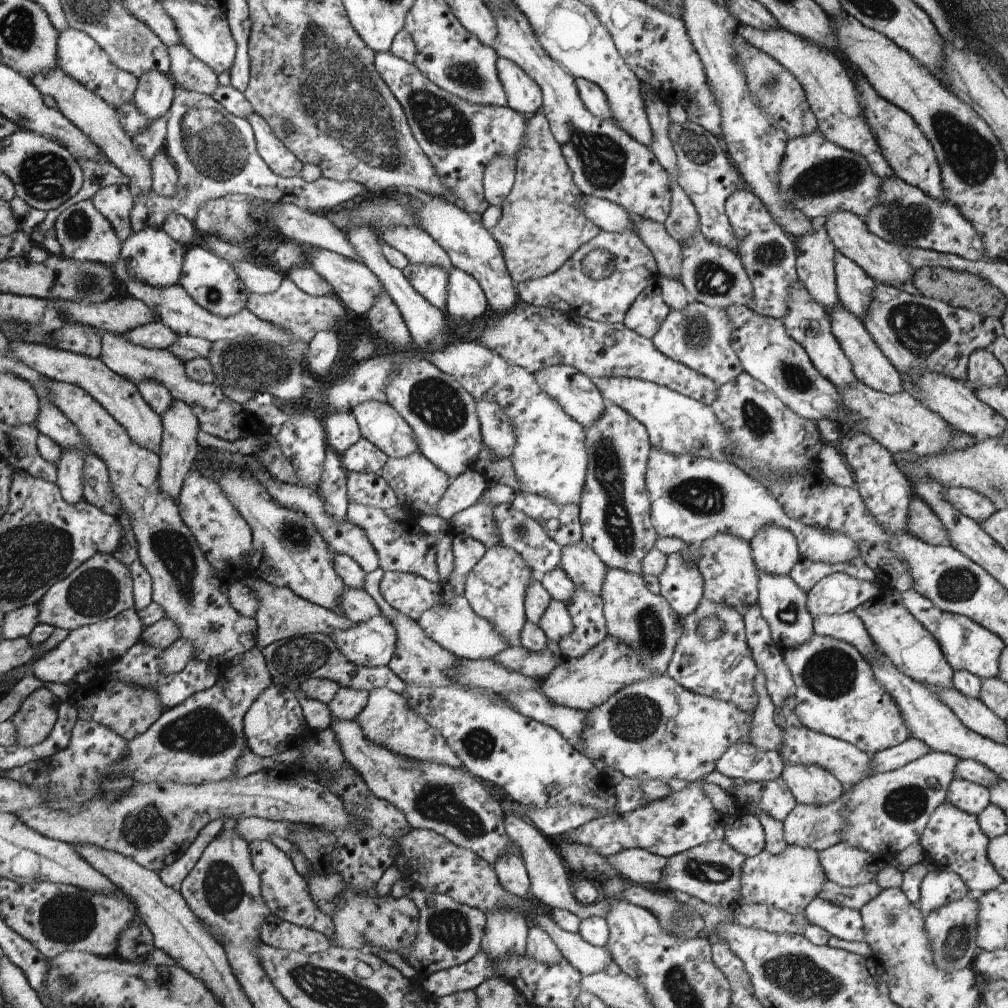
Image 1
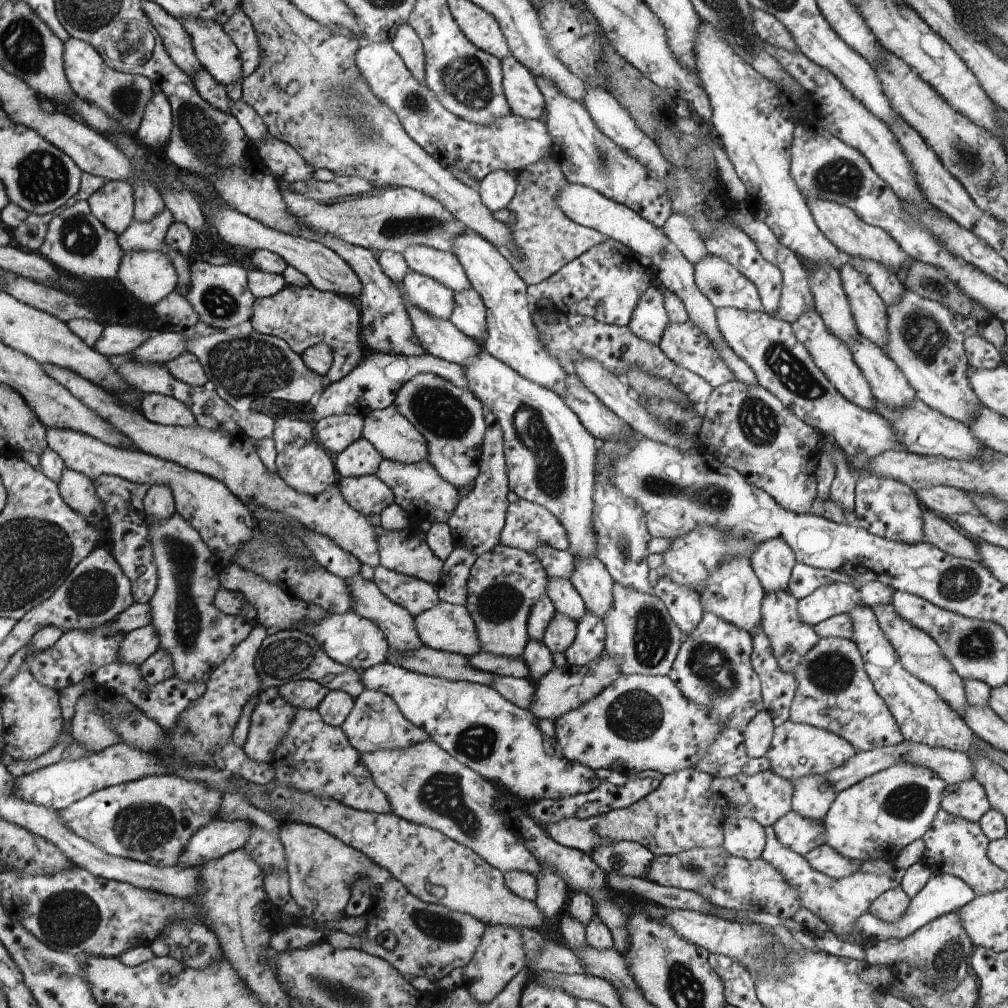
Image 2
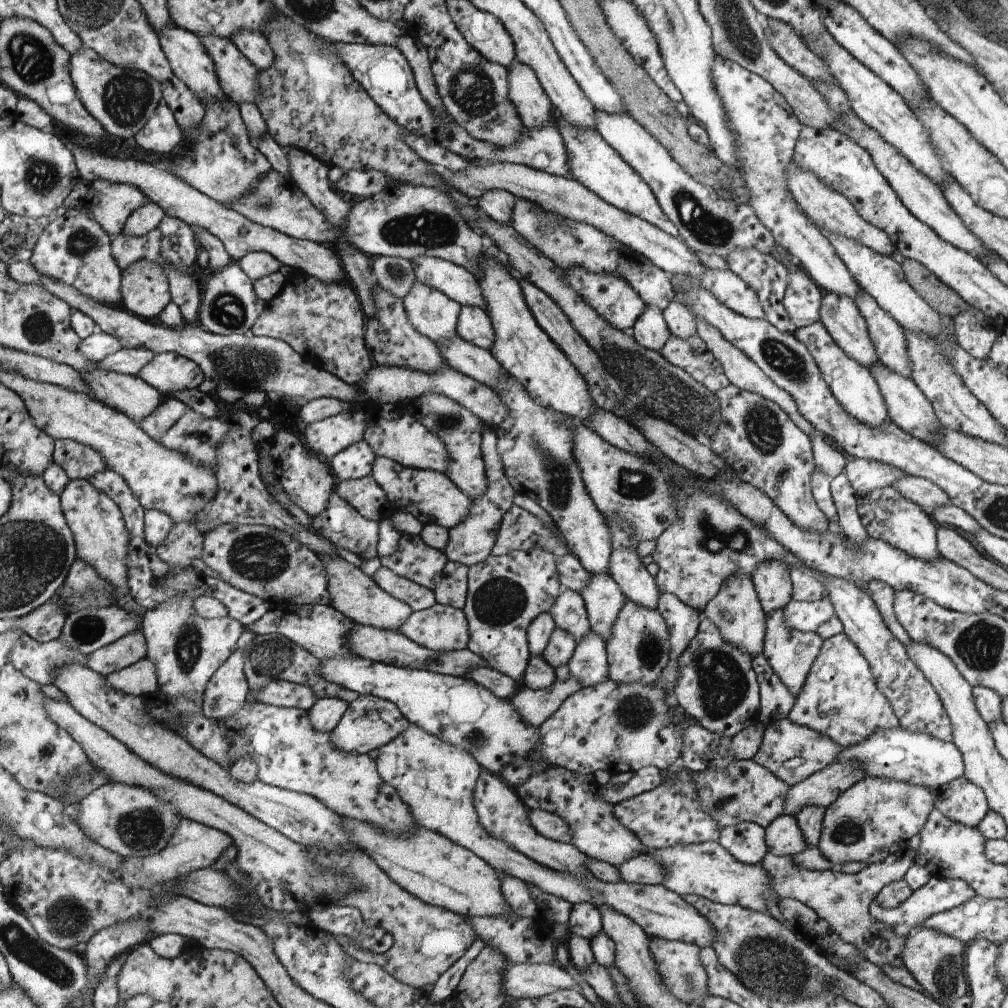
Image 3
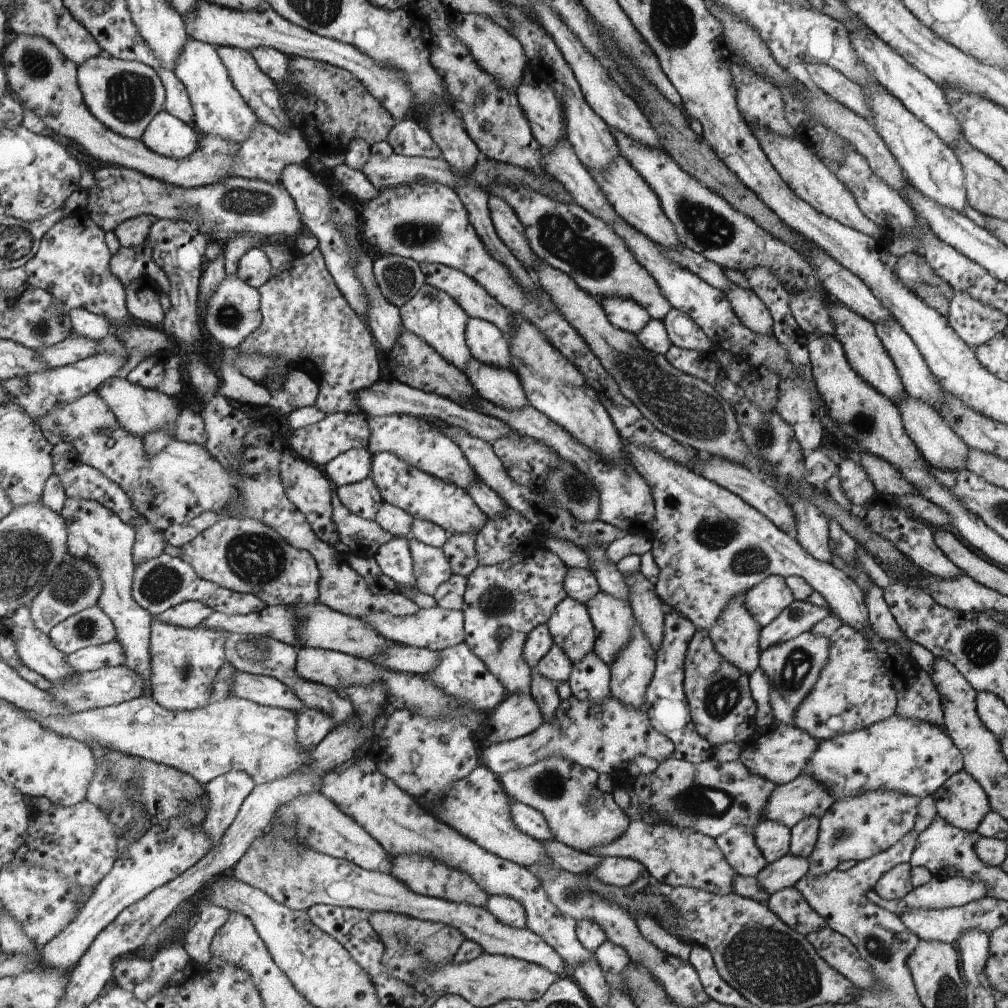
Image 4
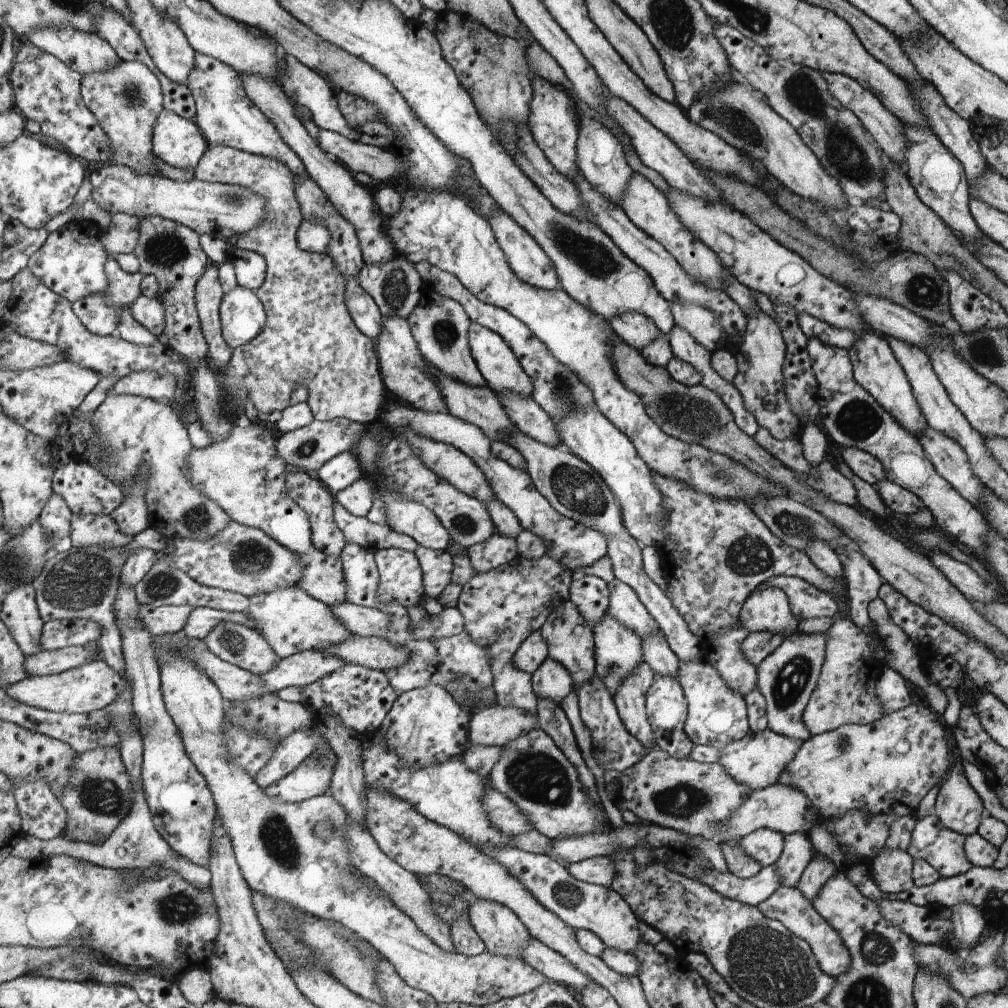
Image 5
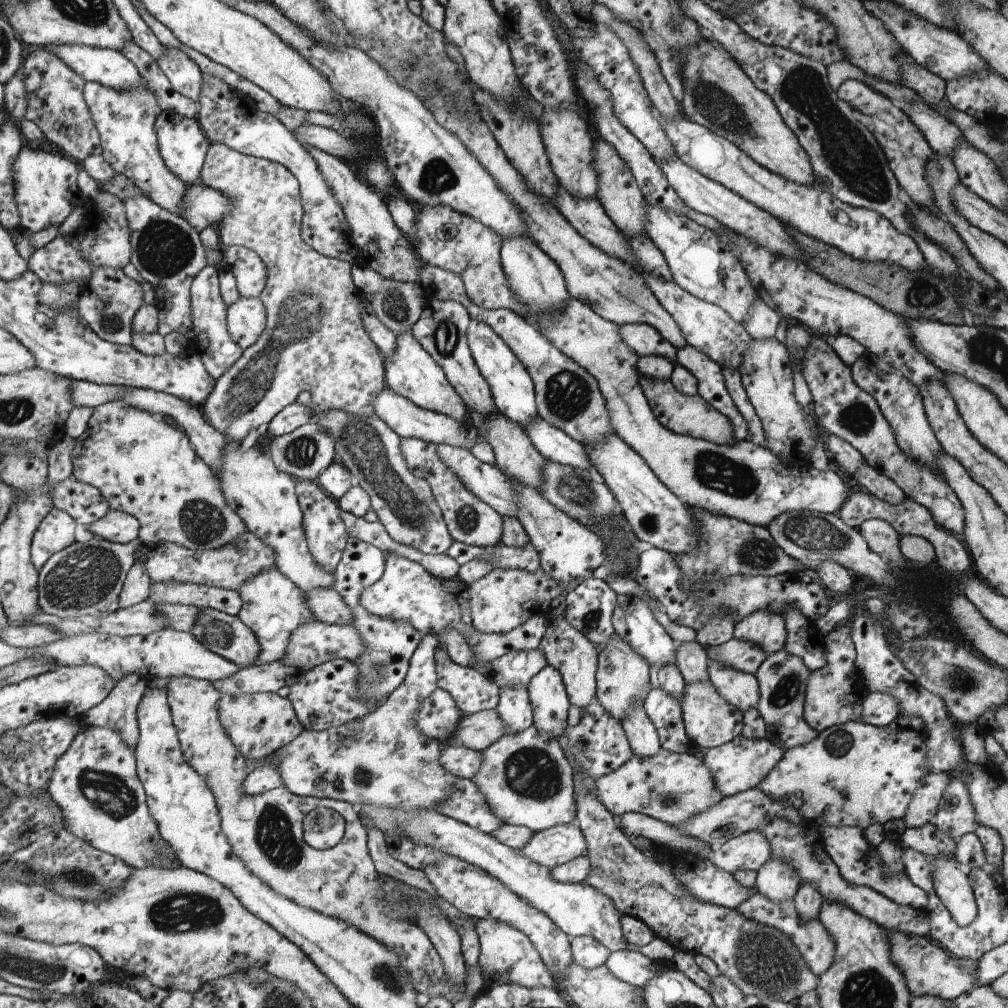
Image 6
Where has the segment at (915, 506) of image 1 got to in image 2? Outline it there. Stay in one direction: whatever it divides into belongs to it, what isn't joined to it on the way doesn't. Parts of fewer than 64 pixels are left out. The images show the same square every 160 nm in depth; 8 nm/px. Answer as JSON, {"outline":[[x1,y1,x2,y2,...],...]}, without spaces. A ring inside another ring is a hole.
{"outline":[[929,509,924,510,924,536,926,541,934,547,940,548,944,554,972,560,972,562,982,562,978,554,978,546,968,536,964,536,954,529,946,520]]}

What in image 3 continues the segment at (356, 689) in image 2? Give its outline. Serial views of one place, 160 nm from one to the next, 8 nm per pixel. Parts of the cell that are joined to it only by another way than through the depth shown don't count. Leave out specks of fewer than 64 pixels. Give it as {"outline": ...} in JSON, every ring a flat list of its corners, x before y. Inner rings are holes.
{"outline":[[256,635,252,644,244,648,246,653,246,663,244,664,244,673,247,676,247,682,250,686,250,694,247,696,247,702,257,702,256,692,260,688,265,688,270,680,284,680,294,684,304,684,310,686,312,691,322,698,340,698,349,705,359,699,359,694,351,689,344,689,334,682,326,680,320,674,320,659,312,656,307,649,298,644,292,644,292,641,276,635]]}

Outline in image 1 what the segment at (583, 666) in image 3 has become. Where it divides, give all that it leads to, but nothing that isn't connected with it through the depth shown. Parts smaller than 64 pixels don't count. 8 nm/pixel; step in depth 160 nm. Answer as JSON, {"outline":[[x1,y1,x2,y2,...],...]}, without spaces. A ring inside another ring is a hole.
{"outline":[[575,585,574,596,566,606,573,622,573,631,557,643,563,658,578,658,602,642,608,634,602,594,596,596]]}

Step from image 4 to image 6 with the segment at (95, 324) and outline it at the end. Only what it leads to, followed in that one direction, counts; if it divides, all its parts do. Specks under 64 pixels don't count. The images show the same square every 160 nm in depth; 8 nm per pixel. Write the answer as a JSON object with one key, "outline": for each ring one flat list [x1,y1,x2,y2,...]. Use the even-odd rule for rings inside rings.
{"outline":[[98,267,83,288,79,300,79,316,101,339,121,345,131,344,132,319,144,303,142,284,126,276,122,269]]}

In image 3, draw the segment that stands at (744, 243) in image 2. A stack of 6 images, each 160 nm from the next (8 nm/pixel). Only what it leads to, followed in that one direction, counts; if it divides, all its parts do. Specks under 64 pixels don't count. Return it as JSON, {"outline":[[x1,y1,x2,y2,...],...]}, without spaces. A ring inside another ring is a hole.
{"outline":[[736,248,726,256,726,262,731,272,734,272,739,278,742,278,758,296,764,312,766,312,766,320,781,333,795,334,797,327,790,320,788,312,783,306,785,292,787,290,789,278,787,268,776,261,771,254,762,254,754,248]]}

